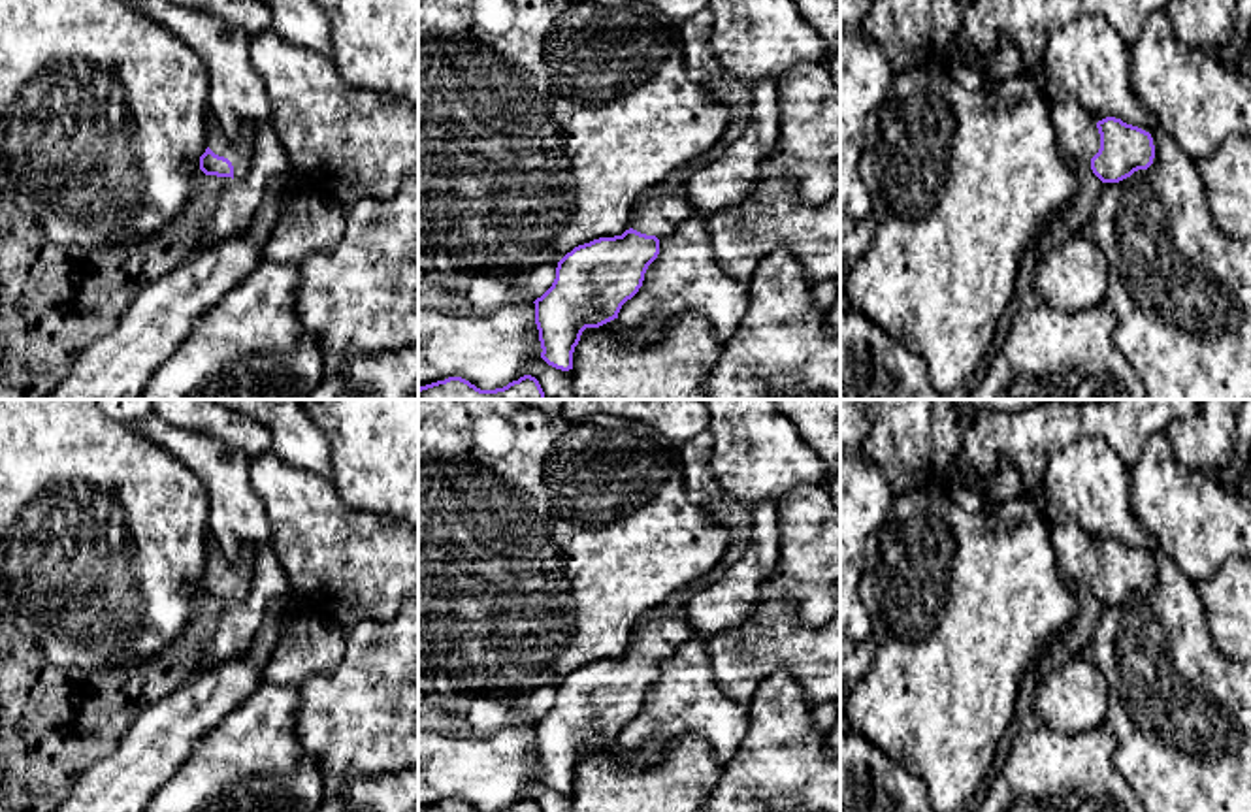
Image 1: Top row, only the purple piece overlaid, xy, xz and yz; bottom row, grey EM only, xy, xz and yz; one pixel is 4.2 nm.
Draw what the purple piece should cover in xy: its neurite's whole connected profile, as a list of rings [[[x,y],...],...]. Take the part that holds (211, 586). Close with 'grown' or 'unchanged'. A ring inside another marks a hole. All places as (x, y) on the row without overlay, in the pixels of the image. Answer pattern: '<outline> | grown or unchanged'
[[[213,537],[207,539],[207,544],[209,569],[200,578],[200,592],[205,597],[243,599],[256,561],[256,548],[247,546],[230,554]]] | grown

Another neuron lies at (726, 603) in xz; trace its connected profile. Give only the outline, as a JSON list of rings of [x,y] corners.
[[[772,501],[752,507],[748,544],[725,575],[705,586],[686,603],[686,622],[705,642],[729,631],[754,612],[761,588],[780,558],[778,505]]]

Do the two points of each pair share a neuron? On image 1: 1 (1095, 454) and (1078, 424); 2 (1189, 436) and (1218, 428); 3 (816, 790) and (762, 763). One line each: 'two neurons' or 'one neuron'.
1: two neurons
2: one neuron
3: one neuron

